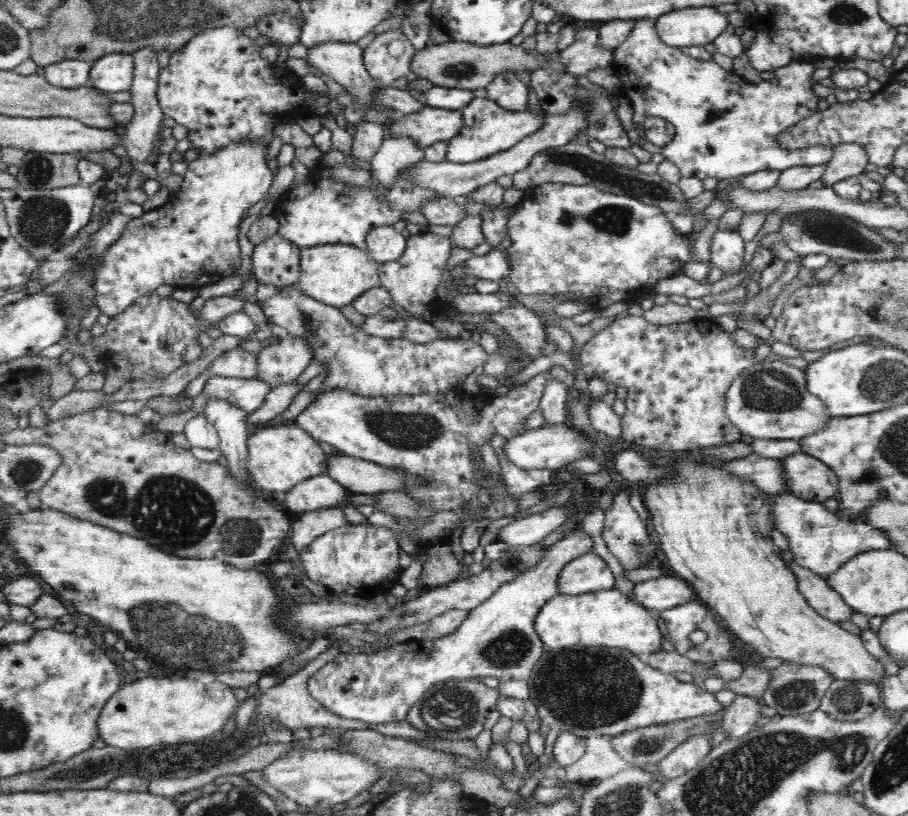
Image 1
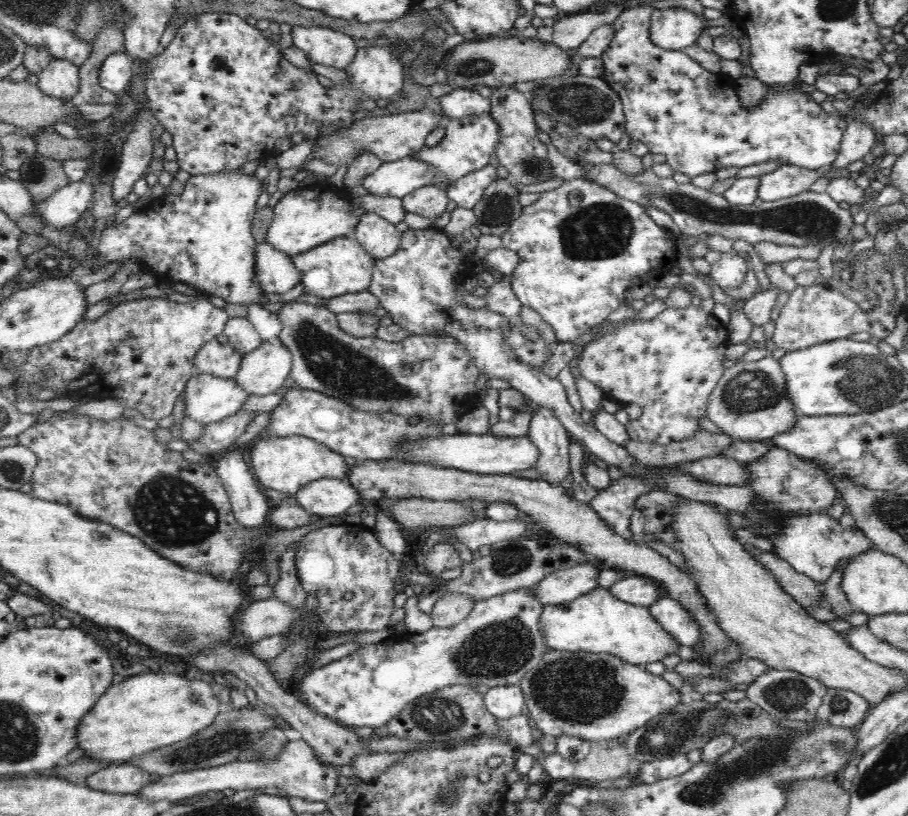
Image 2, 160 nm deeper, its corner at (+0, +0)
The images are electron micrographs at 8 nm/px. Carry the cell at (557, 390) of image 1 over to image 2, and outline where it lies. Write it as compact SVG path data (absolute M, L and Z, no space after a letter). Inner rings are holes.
M532 406L534 417L528 437L539 450L536 470L542 481L561 485L570 474L569 435L560 419L547 406Z

